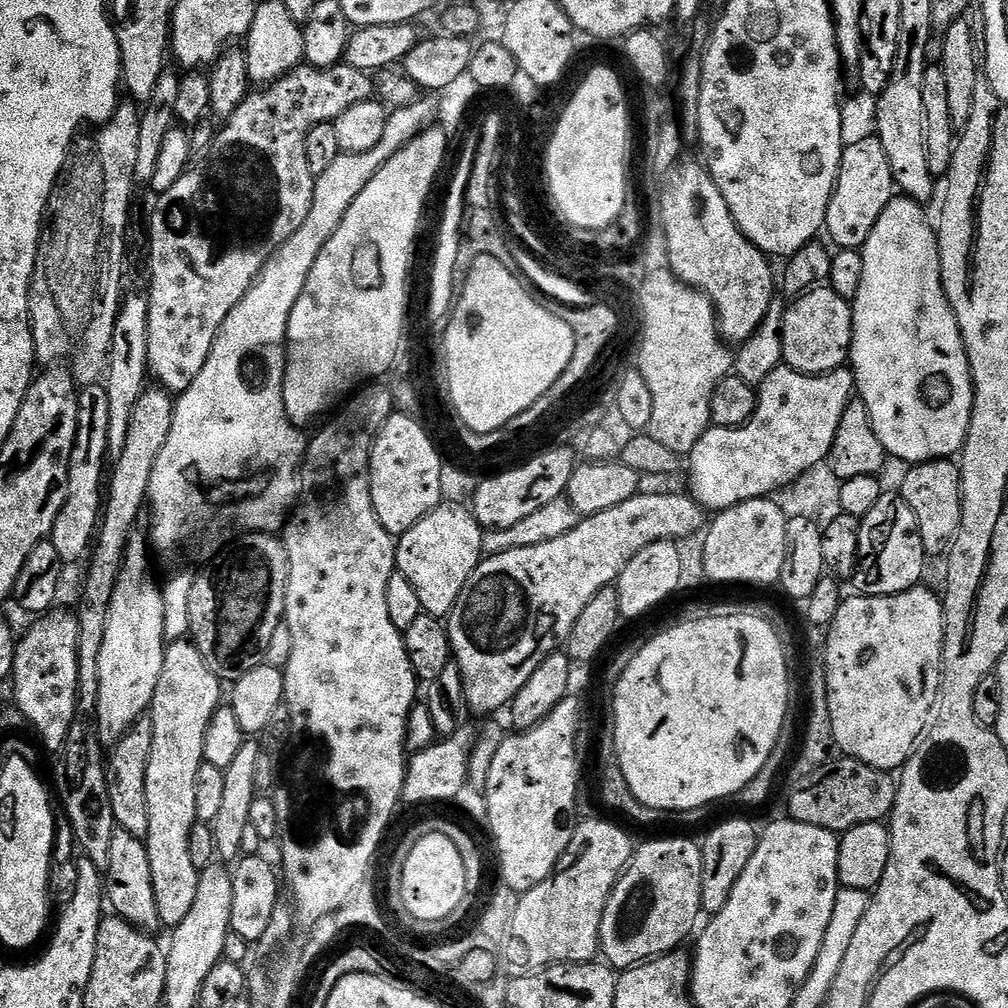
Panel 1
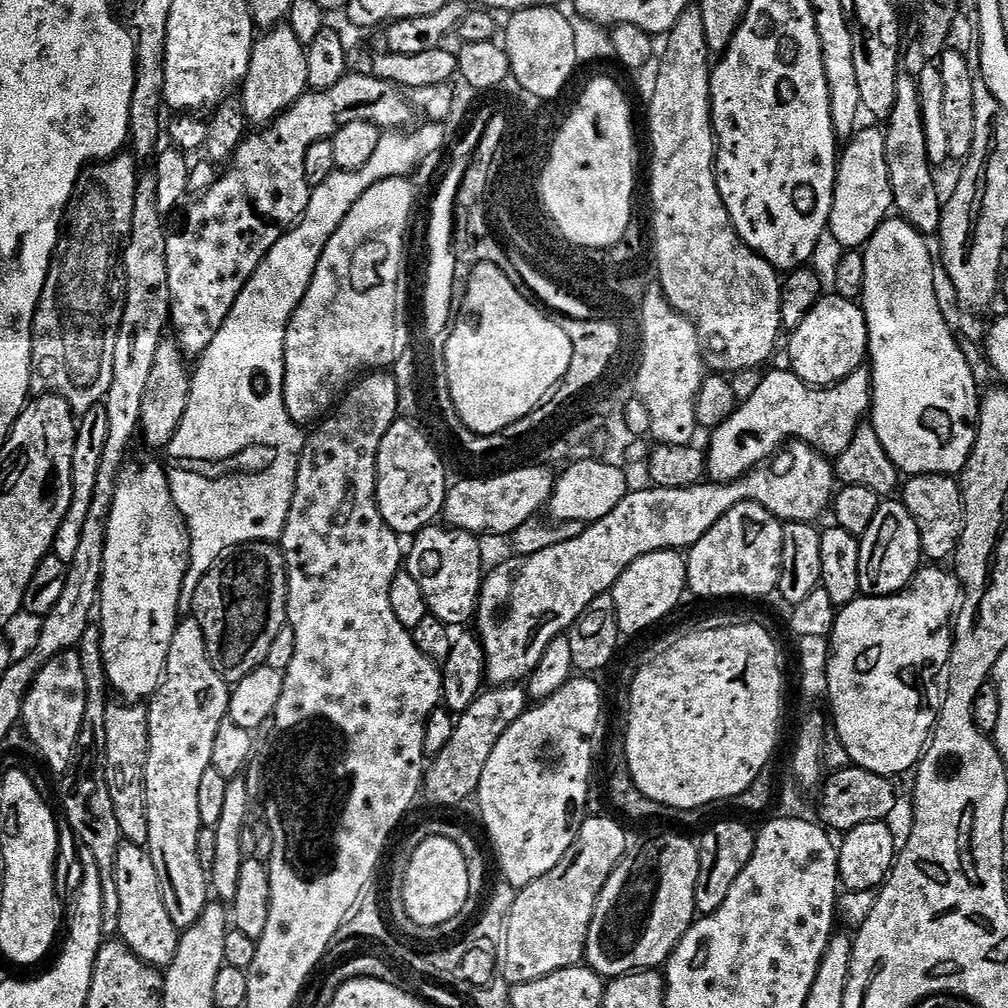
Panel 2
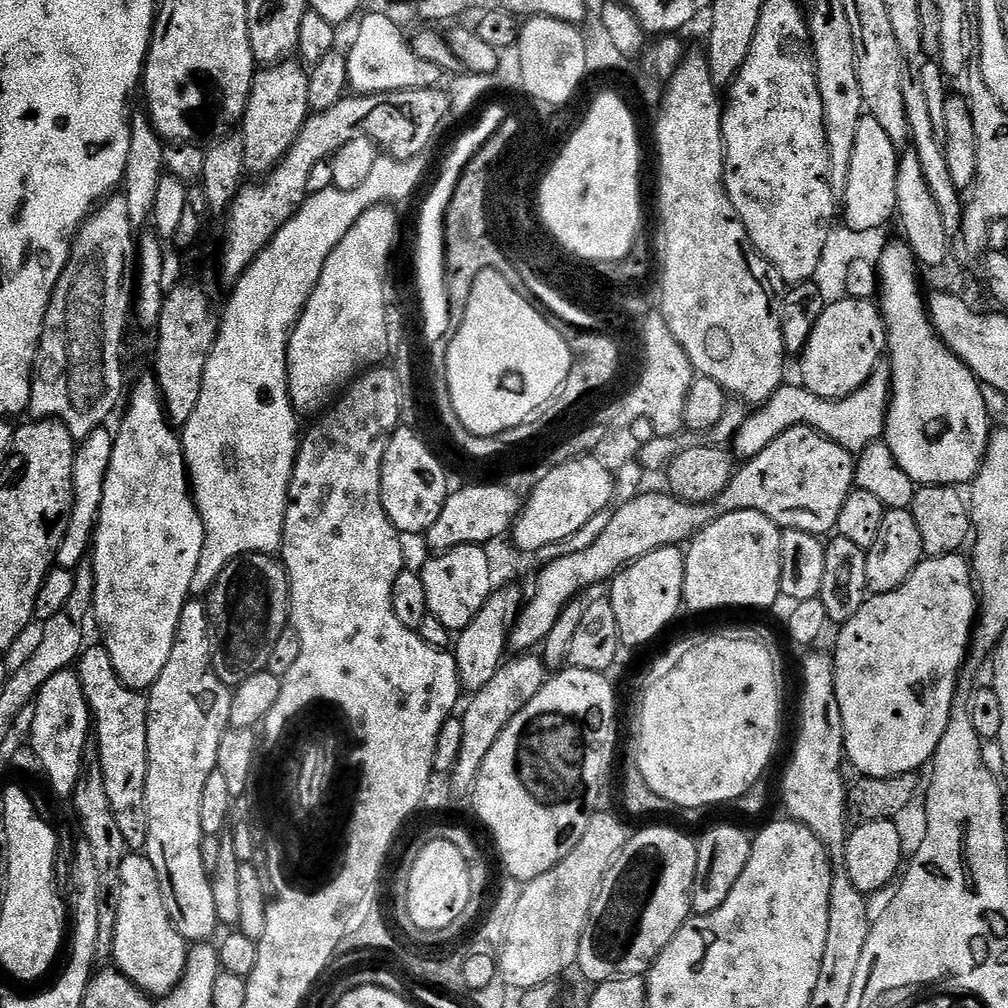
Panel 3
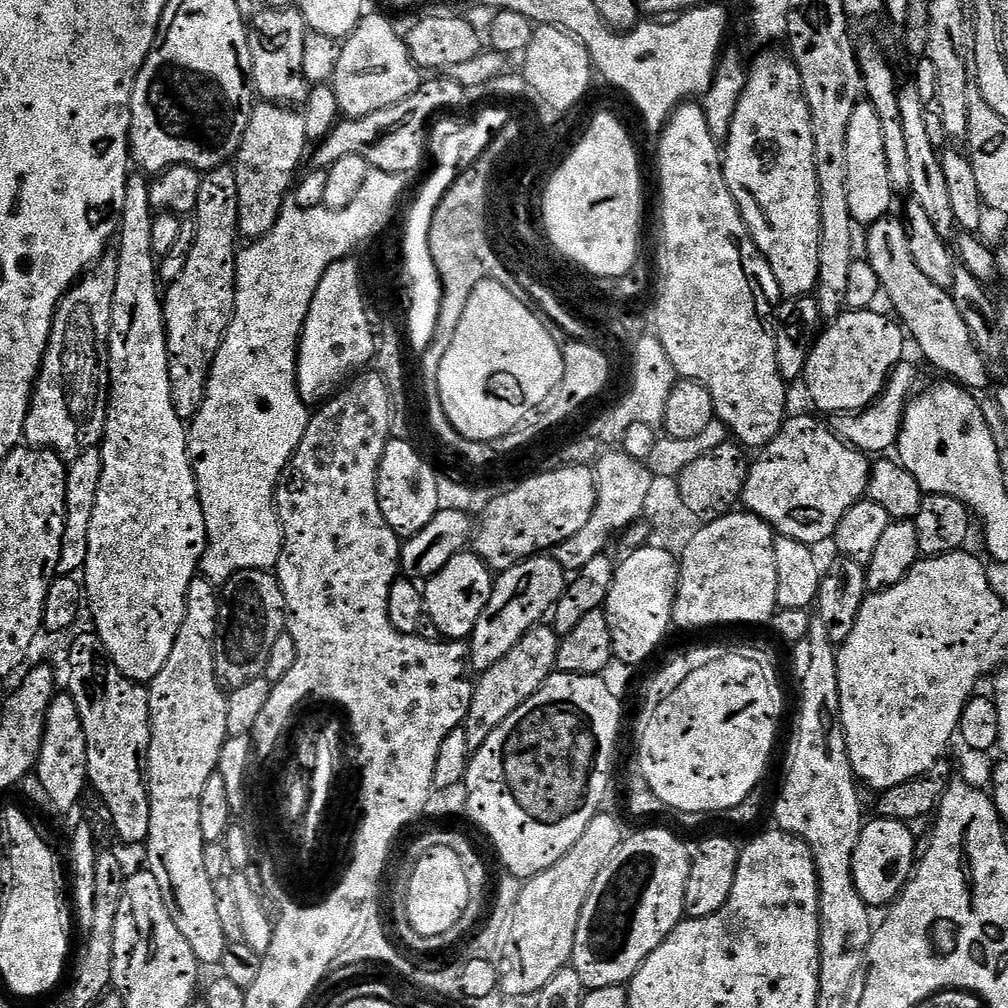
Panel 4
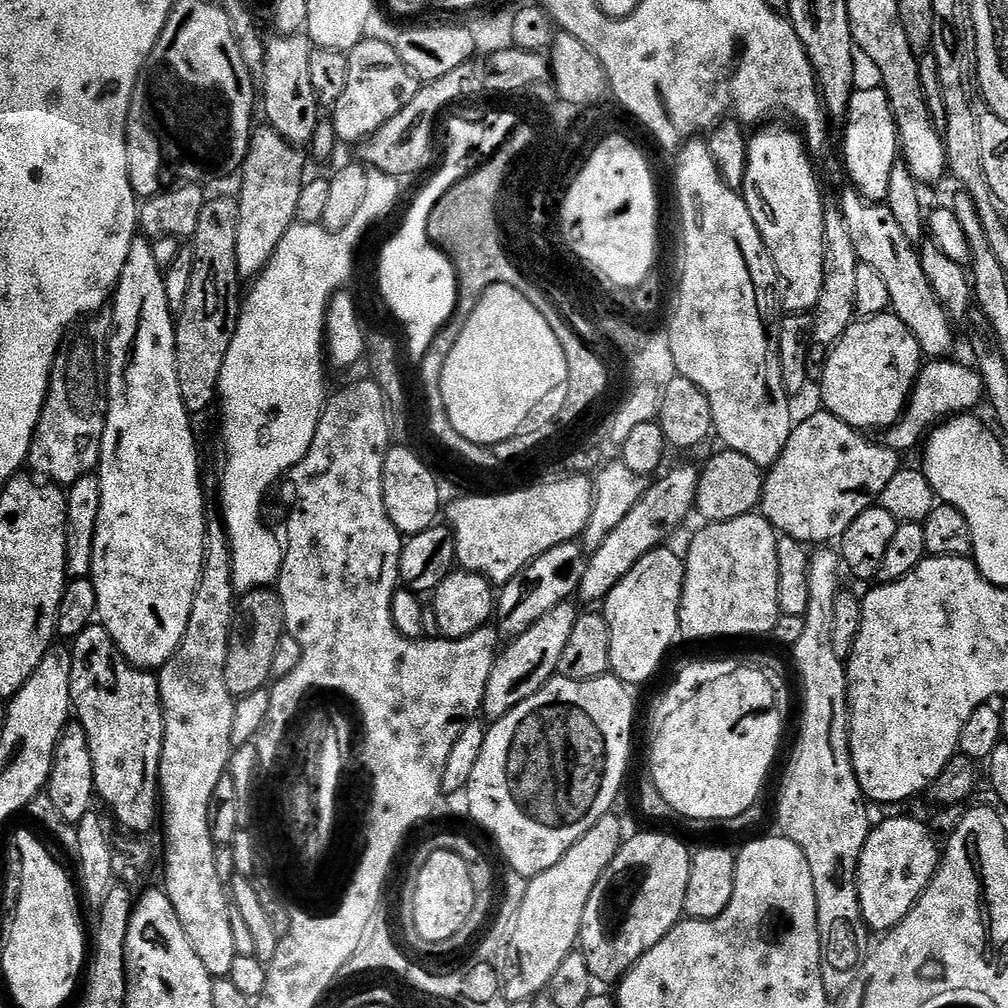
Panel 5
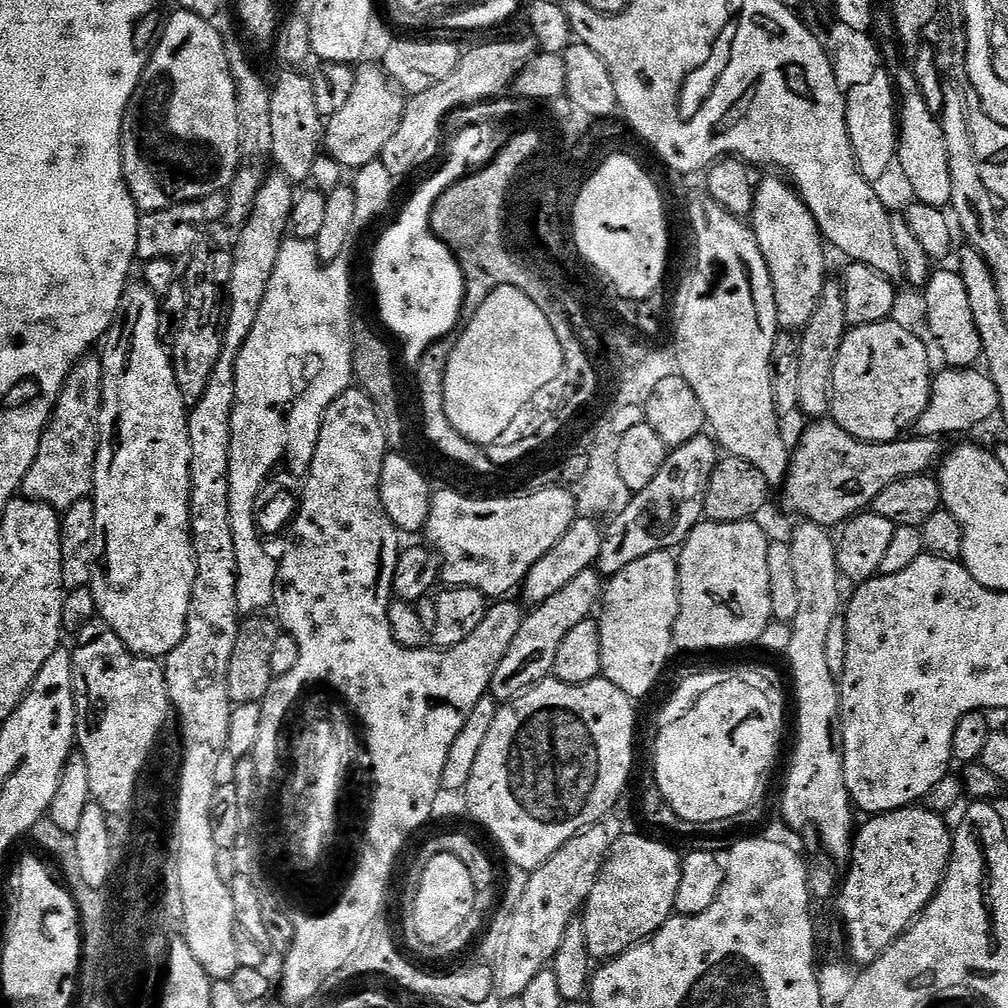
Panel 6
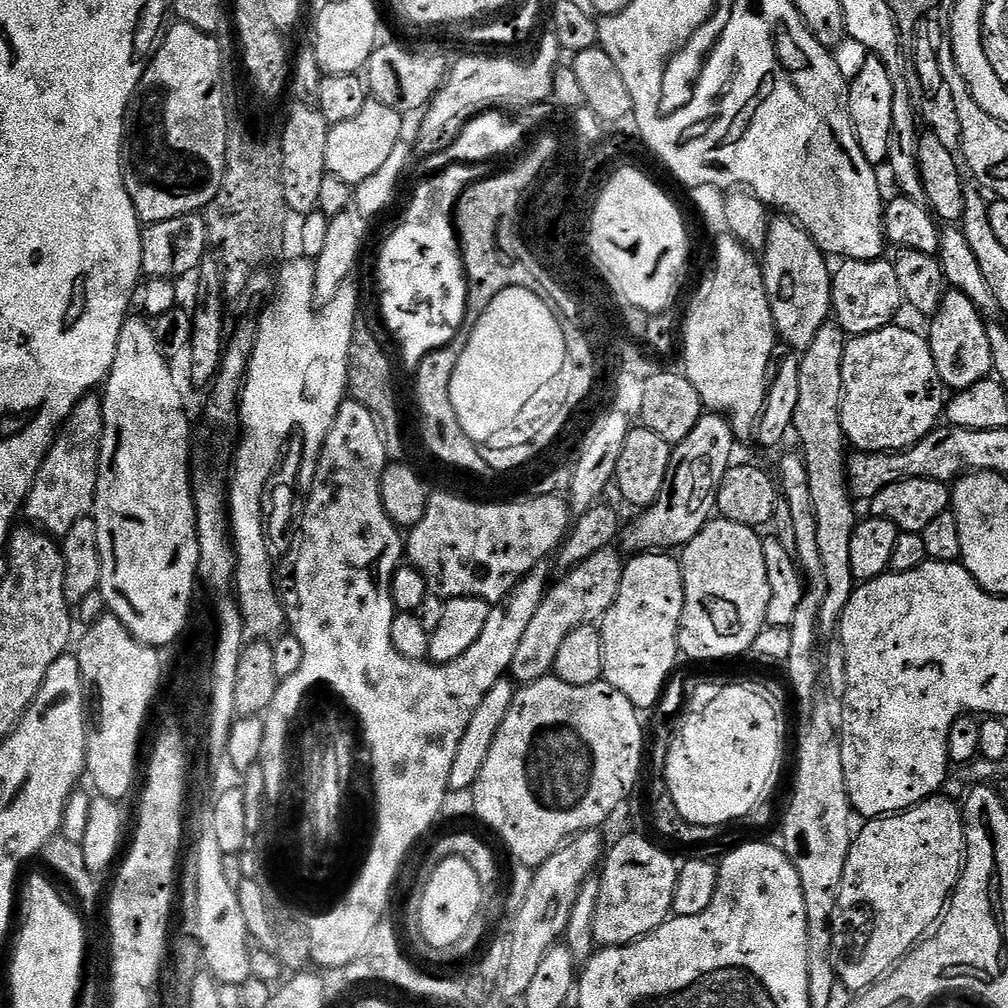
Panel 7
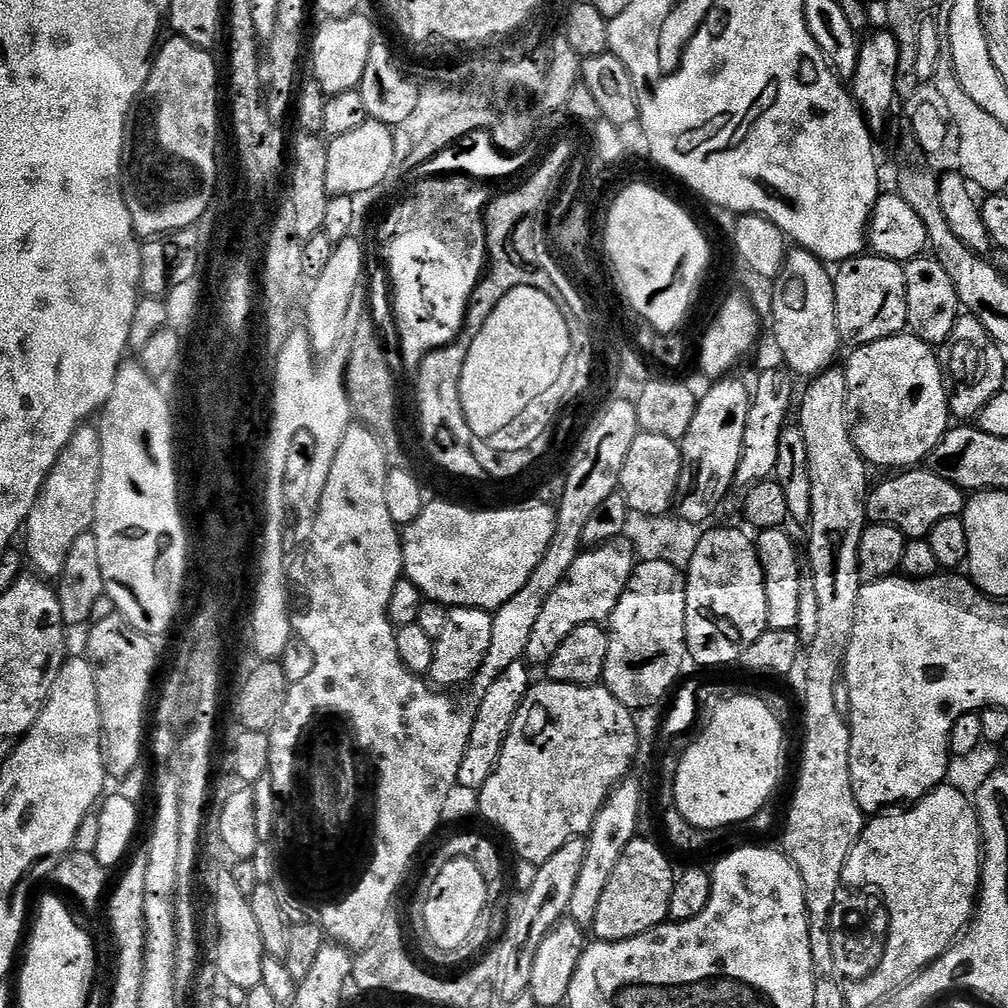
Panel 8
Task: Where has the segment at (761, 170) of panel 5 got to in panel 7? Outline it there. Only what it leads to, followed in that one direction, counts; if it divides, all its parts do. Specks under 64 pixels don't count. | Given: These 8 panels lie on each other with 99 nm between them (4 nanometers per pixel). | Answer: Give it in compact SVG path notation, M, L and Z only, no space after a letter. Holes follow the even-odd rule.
M780 214L777 217L772 220L768 241L762 253L764 285L770 310L774 314L777 337L783 343L785 340L789 349L803 350L810 347L822 326L829 323L832 272L828 268L829 261L825 252L814 242L811 234L791 216Z

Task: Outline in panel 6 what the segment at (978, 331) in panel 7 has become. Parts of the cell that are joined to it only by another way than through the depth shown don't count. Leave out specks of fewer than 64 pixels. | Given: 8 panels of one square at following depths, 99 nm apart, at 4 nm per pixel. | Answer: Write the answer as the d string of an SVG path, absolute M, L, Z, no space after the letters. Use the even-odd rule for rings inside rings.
M948 268L933 271L927 286L922 289L924 296L924 312L928 315L928 328L936 339L942 355L954 368L971 368L981 363L984 351L982 337L978 334L978 326L974 324L974 313L970 310L970 301L966 294L959 271Z

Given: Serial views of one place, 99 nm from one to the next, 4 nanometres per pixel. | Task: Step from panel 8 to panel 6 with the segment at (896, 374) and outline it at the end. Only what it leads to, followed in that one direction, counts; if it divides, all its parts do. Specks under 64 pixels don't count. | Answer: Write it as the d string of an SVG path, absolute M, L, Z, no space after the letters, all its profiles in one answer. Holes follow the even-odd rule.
M889 318L882 322L849 327L838 350L838 362L834 362L831 419L842 430L846 430L846 434L867 444L885 444L899 440L909 430L915 429L918 418L922 418L932 397L934 367L932 368L932 360L928 357L928 348L910 329L903 328L894 321L895 319Z

